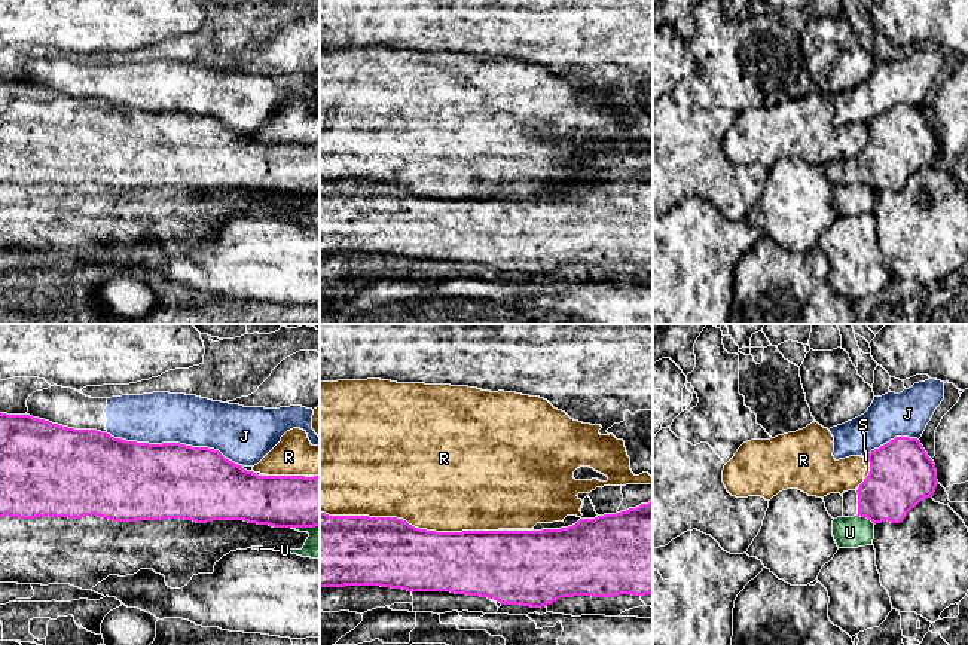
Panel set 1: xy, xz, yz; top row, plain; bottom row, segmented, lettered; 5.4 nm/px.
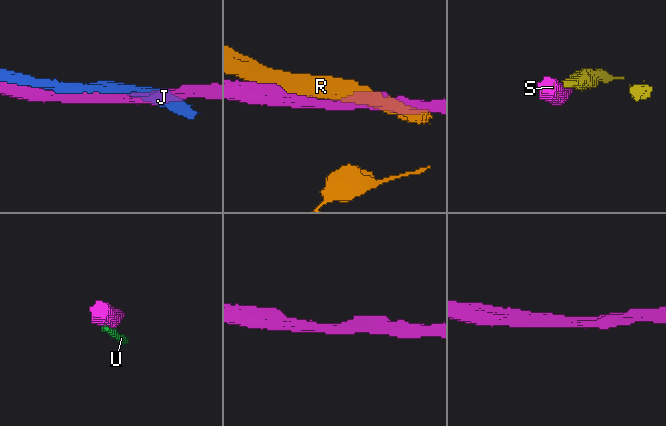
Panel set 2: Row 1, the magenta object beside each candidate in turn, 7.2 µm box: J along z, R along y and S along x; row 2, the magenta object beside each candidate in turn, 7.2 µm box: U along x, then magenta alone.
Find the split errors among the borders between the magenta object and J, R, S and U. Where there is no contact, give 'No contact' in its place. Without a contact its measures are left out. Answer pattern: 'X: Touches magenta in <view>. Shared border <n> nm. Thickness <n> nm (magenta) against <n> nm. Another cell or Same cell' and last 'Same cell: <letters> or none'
J: Touches magenta in xy. Shared border 750 nm. Thickness 420 nm (magenta) against 280 nm. Another cell
R: Touches magenta in xz. Shared border 950 nm. Thickness 380 nm (magenta) against 480 nm. Another cell
S: Touches magenta in yz. Shared border 130 nm. Thickness 360 nm (magenta) against 30 nm. Another cell
U: Touches magenta in yz. Shared border 110 nm. Thickness 320 nm (magenta) against 180 nm. Another cell
Same cell: none

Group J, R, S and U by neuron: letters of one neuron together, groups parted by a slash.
J / R S / U

